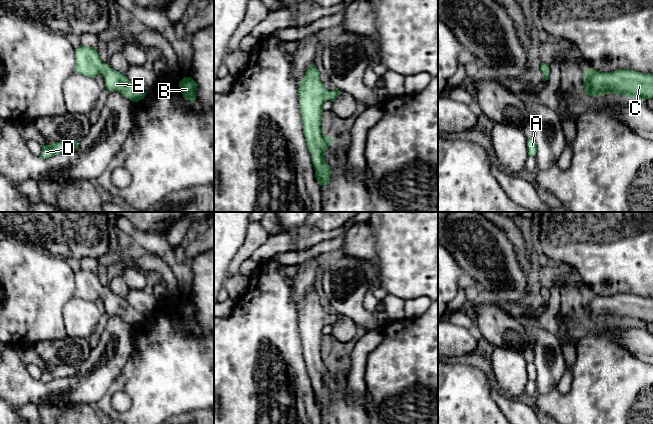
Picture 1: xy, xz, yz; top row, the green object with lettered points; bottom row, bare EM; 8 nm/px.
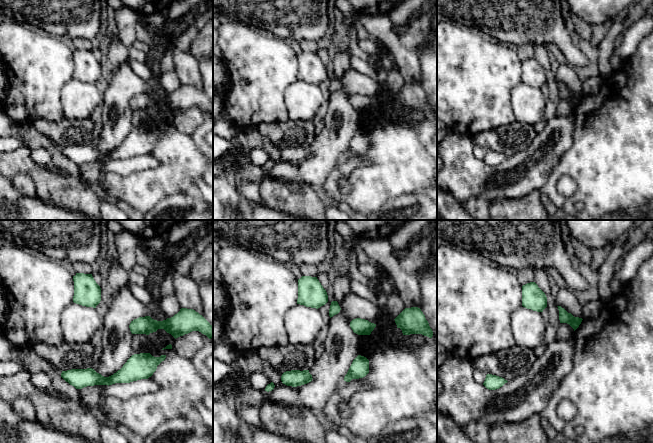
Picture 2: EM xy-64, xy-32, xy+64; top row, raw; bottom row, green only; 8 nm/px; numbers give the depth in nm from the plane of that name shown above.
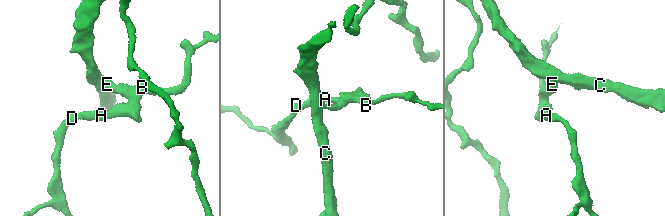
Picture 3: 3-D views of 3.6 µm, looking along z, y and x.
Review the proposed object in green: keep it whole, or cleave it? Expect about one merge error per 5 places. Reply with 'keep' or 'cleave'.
keep

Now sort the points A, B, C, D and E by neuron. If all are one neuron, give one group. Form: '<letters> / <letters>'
A B C D E

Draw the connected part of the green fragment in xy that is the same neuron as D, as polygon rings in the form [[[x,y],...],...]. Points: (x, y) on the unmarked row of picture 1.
[[[60,365],[52,369],[42,369],[40,380],[48,383],[54,379],[74,375],[78,372],[78,365]]]

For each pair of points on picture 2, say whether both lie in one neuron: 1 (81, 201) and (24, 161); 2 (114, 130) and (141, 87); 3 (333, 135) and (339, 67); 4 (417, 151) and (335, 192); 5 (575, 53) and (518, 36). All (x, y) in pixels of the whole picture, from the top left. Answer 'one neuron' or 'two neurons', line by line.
1: one neuron
2: one neuron
3: two neurons
4: one neuron
5: one neuron

